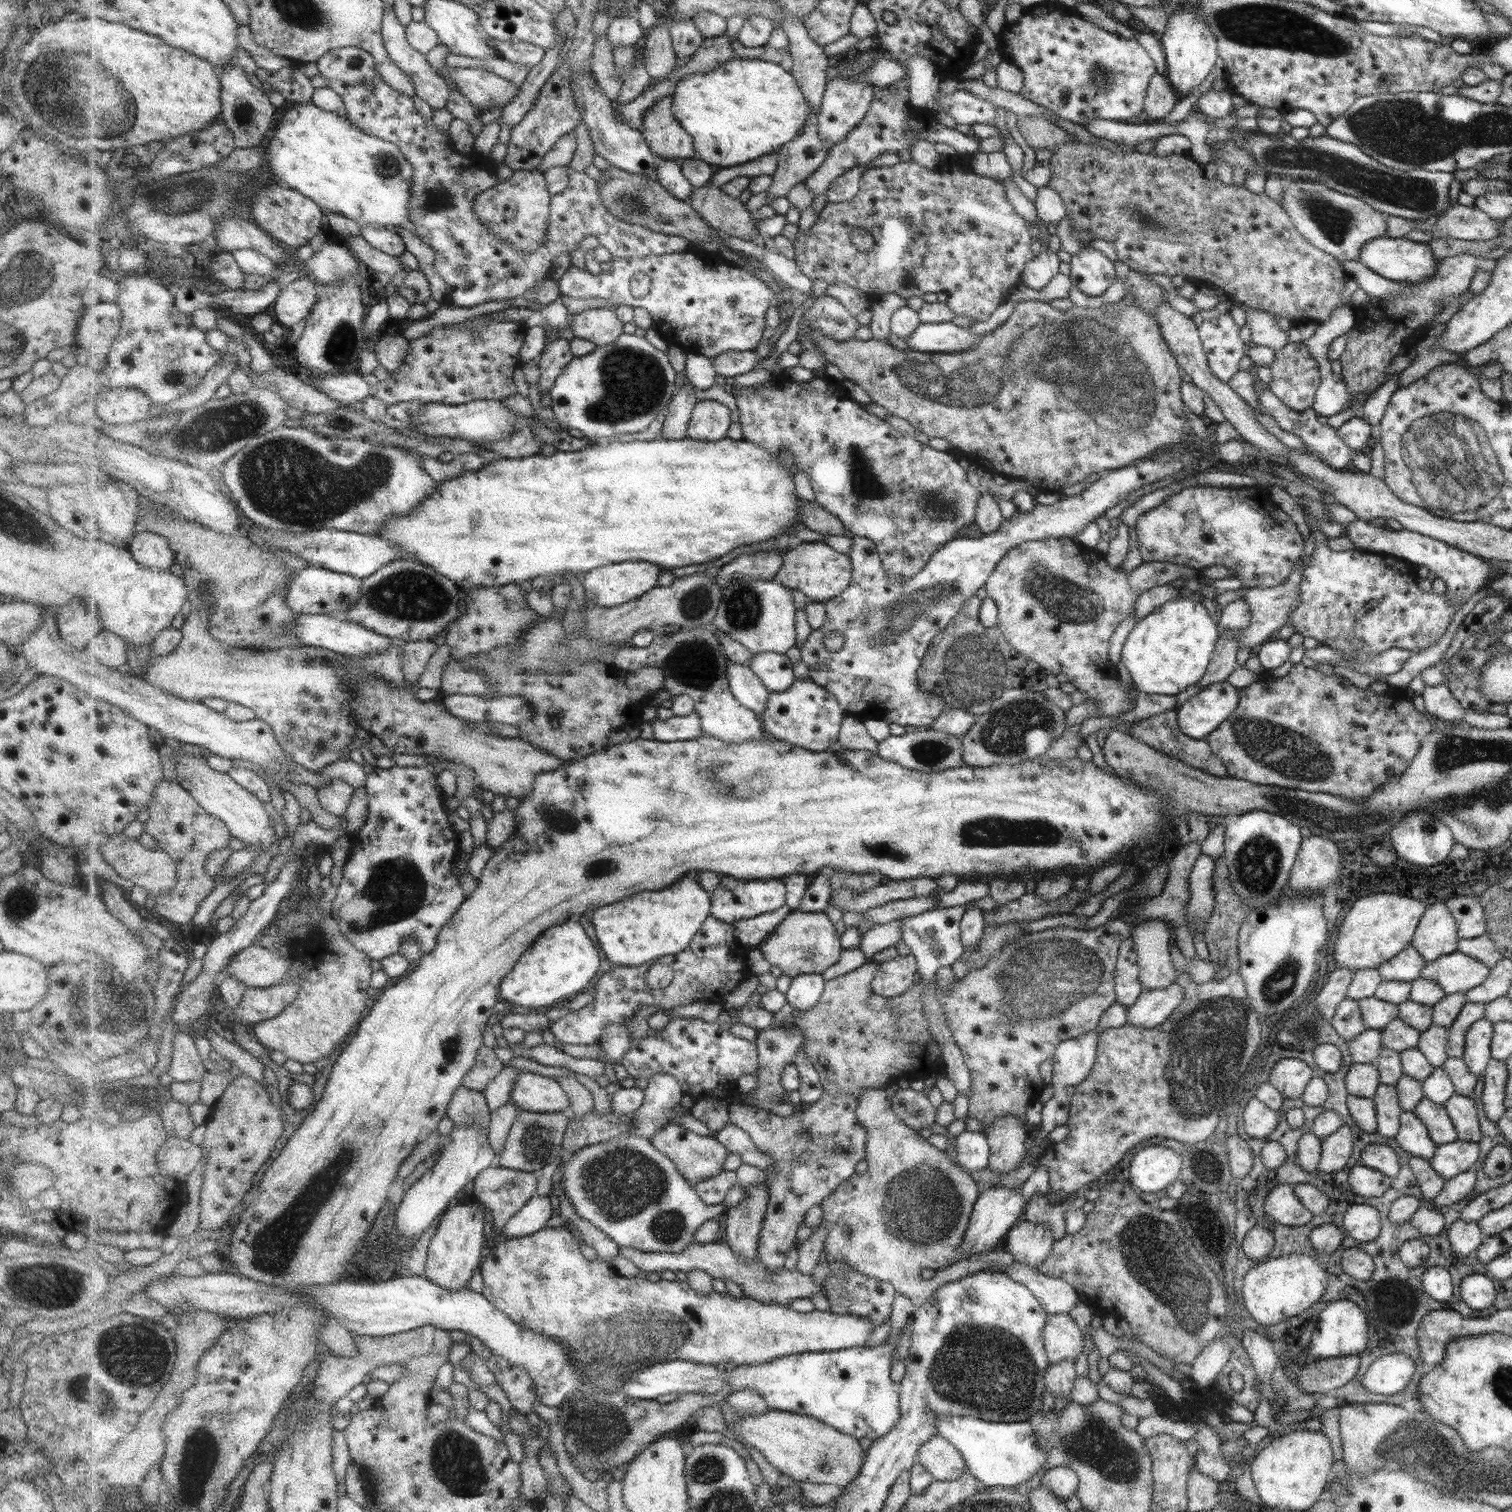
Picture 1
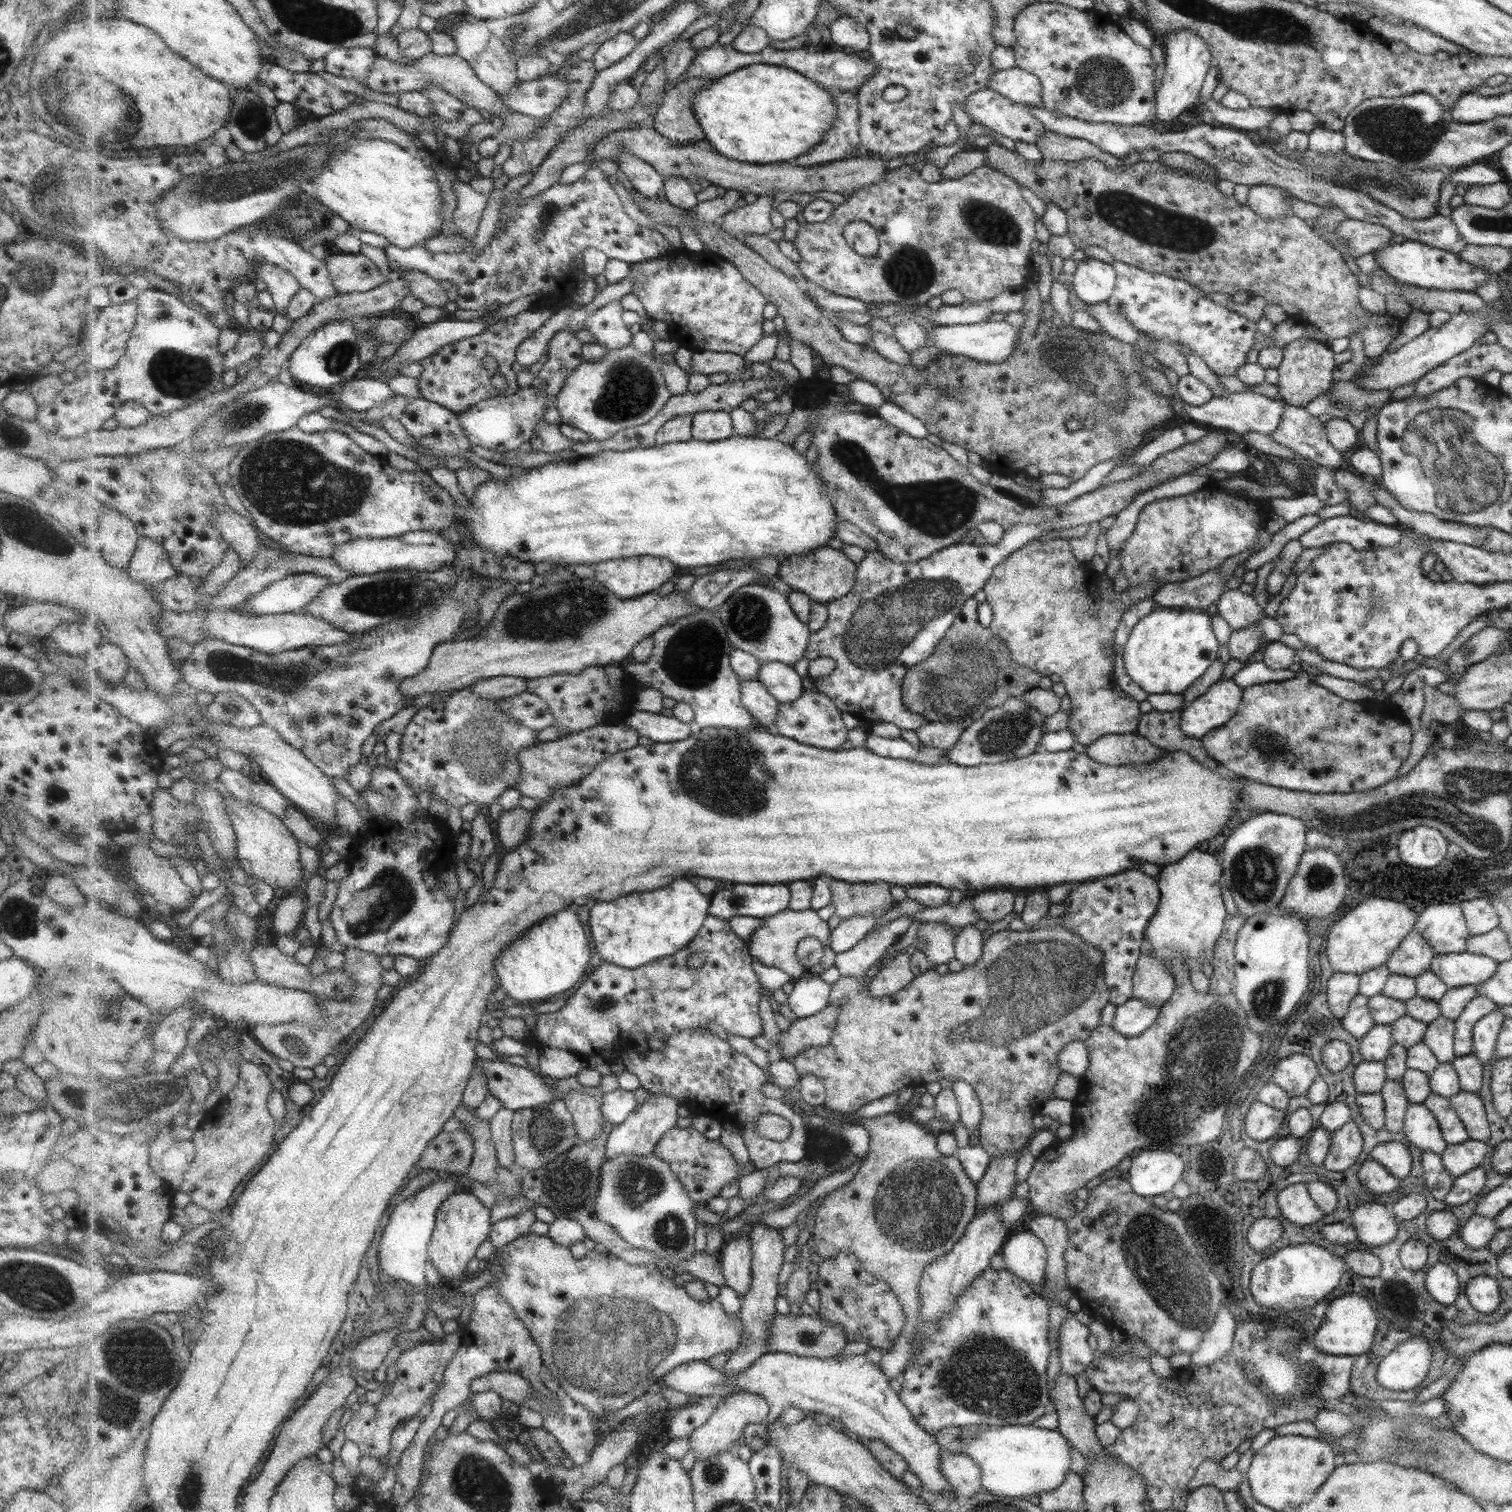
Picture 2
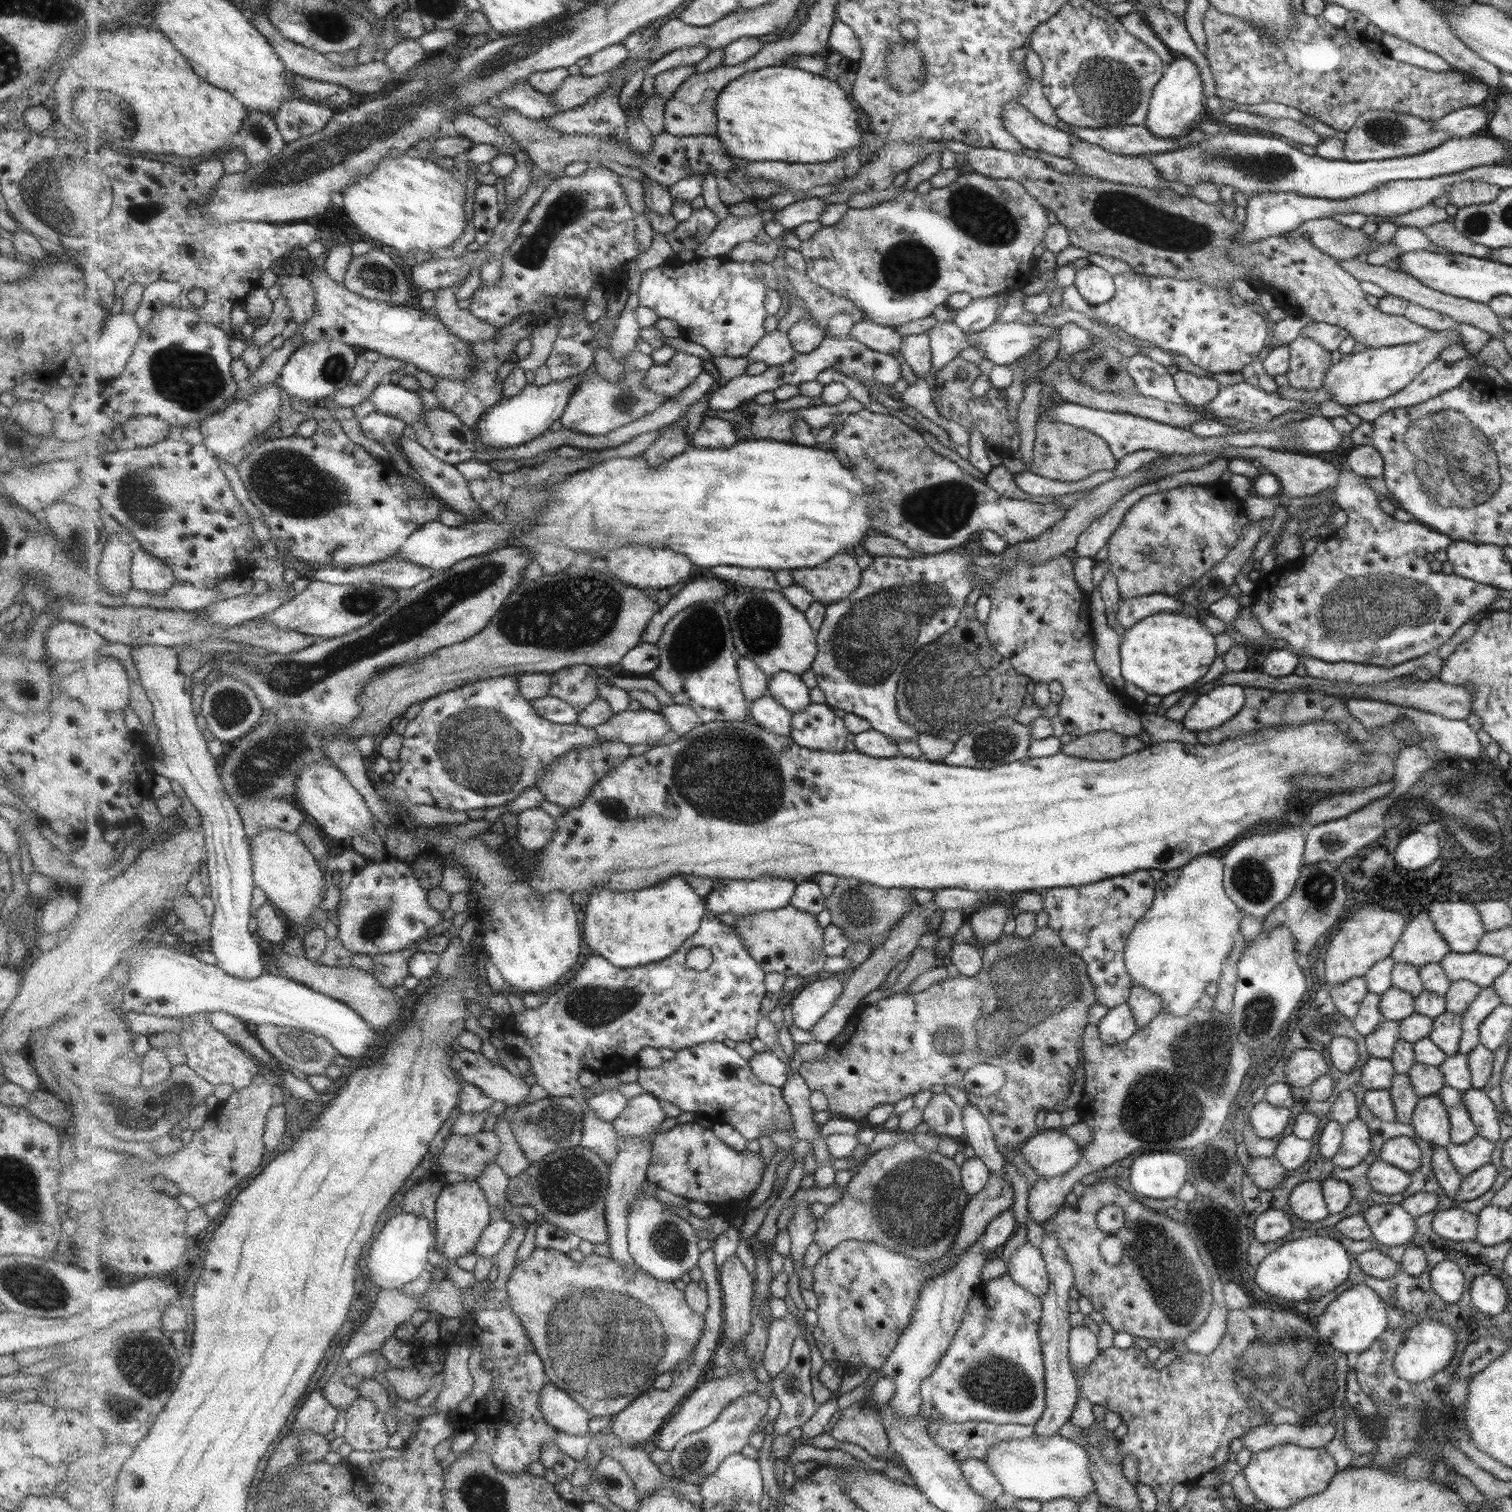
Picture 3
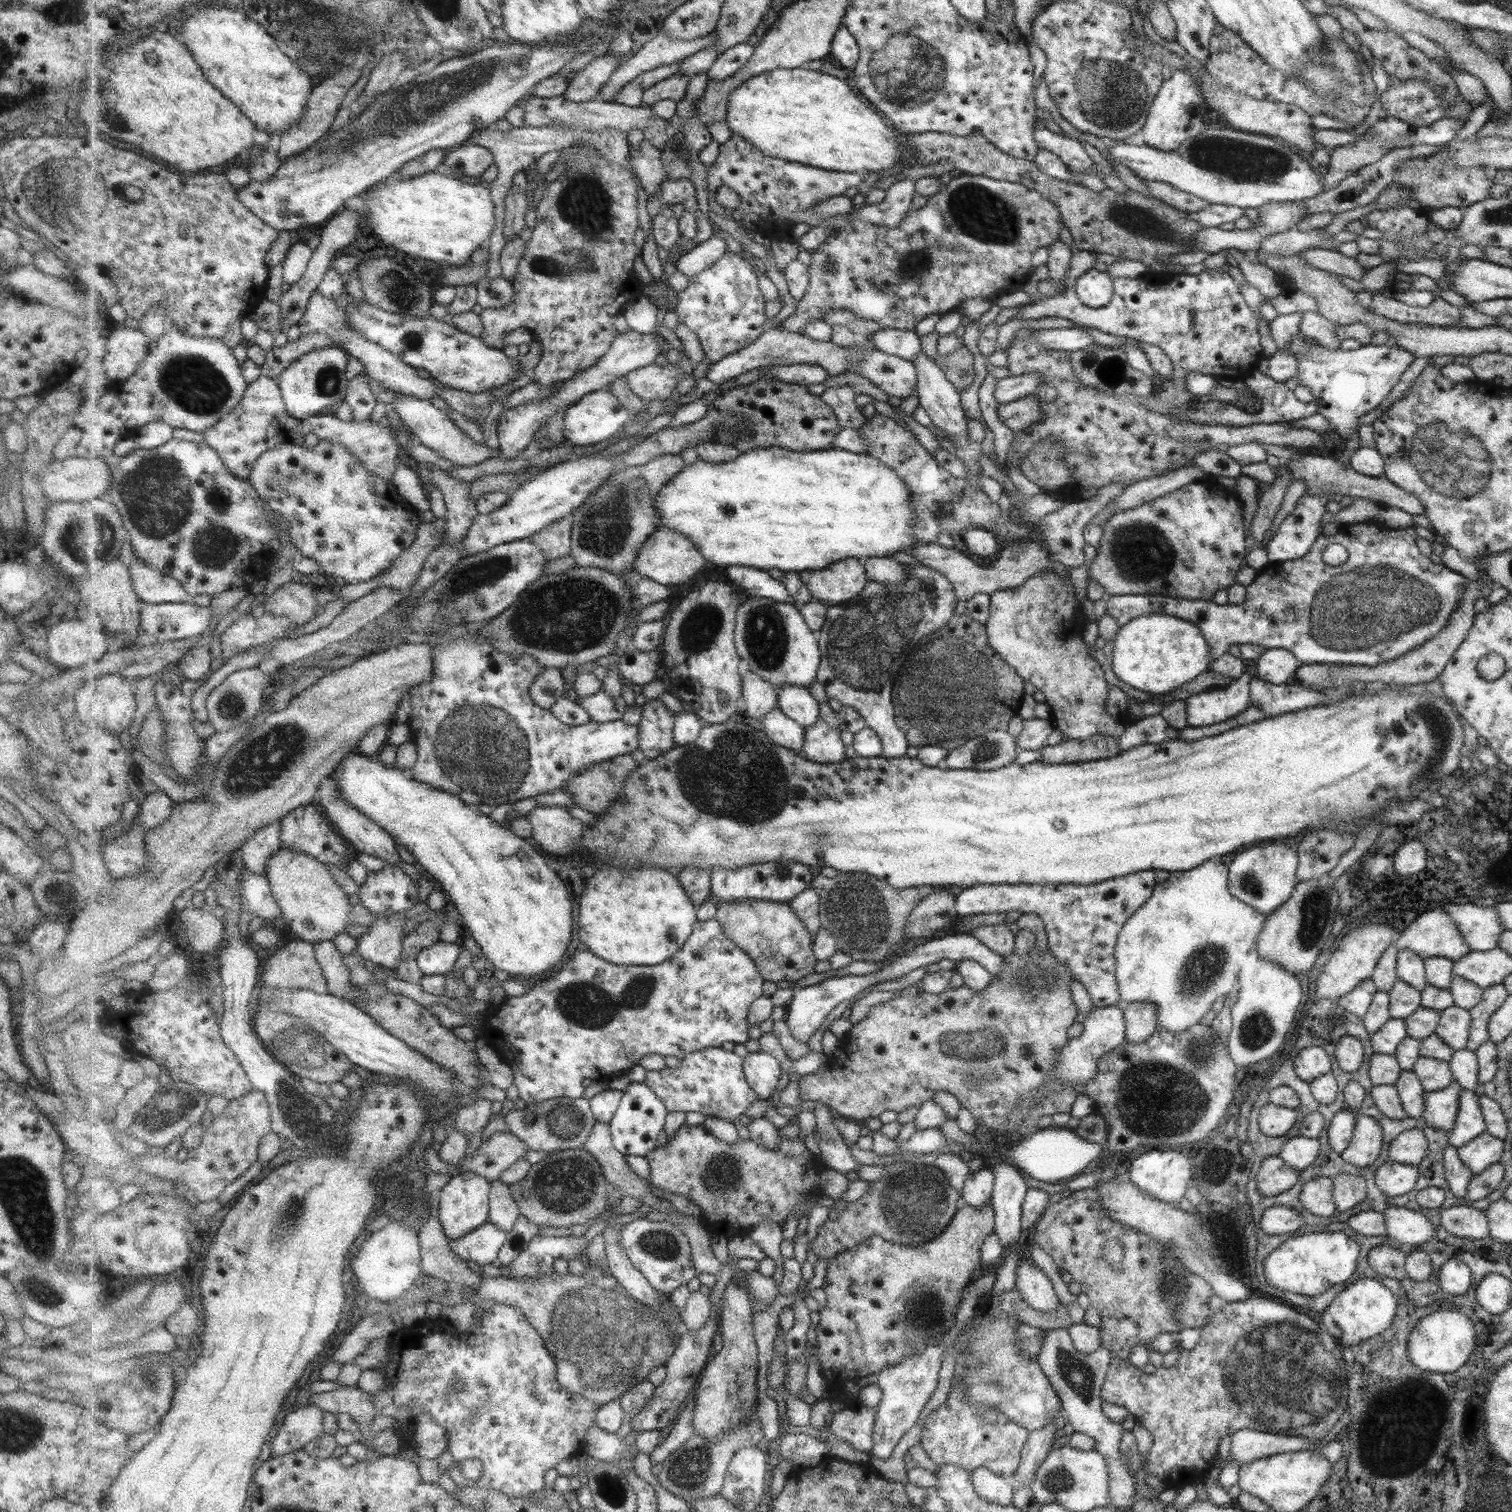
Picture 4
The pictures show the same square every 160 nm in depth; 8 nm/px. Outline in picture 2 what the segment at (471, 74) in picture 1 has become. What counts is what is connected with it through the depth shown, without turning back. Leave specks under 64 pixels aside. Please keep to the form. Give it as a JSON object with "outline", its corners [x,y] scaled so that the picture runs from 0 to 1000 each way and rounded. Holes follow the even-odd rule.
{"outline":[[[366,48],[355,53],[343,54],[335,62],[331,63],[334,71],[345,76],[361,80],[376,63],[376,53]]]}

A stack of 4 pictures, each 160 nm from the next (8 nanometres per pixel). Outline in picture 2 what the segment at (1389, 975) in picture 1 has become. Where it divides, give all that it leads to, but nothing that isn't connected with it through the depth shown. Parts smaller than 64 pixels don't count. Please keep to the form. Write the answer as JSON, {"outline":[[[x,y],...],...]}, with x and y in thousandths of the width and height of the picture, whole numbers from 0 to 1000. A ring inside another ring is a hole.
{"outline":[[[935,616],[931,618],[930,620],[927,623],[924,628],[919,631],[917,634],[917,640],[919,644],[925,644],[925,646],[933,646],[937,646],[941,644],[946,640],[946,634],[949,632],[948,629],[946,628],[945,624],[942,620],[938,619]]]}

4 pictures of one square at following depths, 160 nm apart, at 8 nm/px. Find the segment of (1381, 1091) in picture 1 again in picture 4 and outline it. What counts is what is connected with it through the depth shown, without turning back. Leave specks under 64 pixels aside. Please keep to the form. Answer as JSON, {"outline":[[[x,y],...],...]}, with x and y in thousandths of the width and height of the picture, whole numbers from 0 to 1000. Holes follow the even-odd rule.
{"outline":[[[927,708],[922,720],[927,729],[930,739],[938,740],[941,735],[941,719],[933,708]]]}

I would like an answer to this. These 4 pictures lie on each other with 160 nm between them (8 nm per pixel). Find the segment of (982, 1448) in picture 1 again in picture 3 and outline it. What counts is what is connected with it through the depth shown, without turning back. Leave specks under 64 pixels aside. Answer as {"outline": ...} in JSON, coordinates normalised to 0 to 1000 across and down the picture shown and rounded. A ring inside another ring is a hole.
{"outline":[[[700,948],[687,951],[682,949],[677,952],[667,952],[655,958],[651,968],[663,983],[664,989],[668,992],[694,992],[708,990],[712,995],[718,989],[724,986],[724,979],[721,977],[721,966],[718,960],[708,952]]]}

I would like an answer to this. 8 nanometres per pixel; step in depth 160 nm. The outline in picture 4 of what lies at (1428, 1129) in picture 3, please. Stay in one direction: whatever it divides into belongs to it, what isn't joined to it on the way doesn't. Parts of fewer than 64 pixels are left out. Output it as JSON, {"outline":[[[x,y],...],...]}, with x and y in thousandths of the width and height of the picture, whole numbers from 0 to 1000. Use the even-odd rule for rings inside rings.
{"outline":[[[960,715],[956,720],[941,724],[941,735],[939,739],[944,745],[958,750],[964,735],[965,722],[966,719]]]}

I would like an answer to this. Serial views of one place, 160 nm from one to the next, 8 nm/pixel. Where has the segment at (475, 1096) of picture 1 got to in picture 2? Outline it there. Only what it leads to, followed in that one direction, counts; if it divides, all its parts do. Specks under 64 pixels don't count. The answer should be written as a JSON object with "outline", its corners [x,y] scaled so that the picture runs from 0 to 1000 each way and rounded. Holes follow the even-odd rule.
{"outline":[[[304,731],[300,738],[308,744],[308,749],[313,752],[314,762],[312,769],[308,775],[312,780],[321,784],[329,779],[329,762],[326,755],[325,743],[322,741],[315,739],[315,733]]]}

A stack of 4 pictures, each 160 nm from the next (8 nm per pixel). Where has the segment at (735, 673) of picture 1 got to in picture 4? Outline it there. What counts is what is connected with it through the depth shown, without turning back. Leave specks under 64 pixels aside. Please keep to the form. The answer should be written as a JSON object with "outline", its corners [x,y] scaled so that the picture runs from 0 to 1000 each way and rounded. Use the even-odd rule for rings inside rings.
{"outline":[[[513,468],[504,476],[507,487],[514,493],[531,499],[533,481]]]}

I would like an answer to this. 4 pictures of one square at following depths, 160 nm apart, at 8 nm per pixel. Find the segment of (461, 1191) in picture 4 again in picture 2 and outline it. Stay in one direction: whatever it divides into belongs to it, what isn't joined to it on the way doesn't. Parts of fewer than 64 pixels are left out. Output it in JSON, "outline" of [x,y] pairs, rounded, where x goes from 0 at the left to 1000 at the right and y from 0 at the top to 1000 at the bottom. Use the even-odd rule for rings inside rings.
{"outline":[[[304,788],[293,796],[289,804],[290,808],[283,827],[284,835],[294,849],[298,847],[304,848],[311,844],[309,837],[315,831],[315,825],[324,817],[327,811],[325,808],[325,802],[312,789]]]}

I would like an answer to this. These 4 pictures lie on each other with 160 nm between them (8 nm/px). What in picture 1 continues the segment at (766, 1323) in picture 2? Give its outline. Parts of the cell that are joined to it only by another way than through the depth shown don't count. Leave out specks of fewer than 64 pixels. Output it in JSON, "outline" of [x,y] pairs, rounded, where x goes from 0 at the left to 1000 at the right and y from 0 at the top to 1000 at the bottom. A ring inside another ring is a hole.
{"outline":[[[546,722],[543,728],[539,729],[530,735],[526,735],[519,739],[511,737],[509,735],[499,735],[498,733],[490,730],[487,727],[483,729],[483,742],[488,746],[493,747],[498,754],[501,759],[508,763],[512,767],[512,771],[507,774],[507,782],[509,784],[509,801],[507,801],[507,810],[503,819],[503,832],[507,838],[513,841],[520,837],[521,827],[527,824],[526,819],[528,813],[532,808],[532,804],[536,799],[544,798],[546,793],[549,792],[555,785],[565,777],[565,772],[569,767],[573,765],[573,747],[568,743],[567,733],[568,728],[564,725],[550,725]]]}

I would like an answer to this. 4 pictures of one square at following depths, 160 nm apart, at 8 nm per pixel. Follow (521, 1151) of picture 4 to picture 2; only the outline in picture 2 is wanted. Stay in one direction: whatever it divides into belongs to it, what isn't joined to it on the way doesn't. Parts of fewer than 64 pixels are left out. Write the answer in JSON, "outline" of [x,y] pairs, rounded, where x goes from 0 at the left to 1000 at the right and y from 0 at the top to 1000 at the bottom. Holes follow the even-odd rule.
{"outline":[[[308,747],[292,749],[282,757],[276,771],[280,774],[308,776],[312,769],[313,762],[313,752]]]}

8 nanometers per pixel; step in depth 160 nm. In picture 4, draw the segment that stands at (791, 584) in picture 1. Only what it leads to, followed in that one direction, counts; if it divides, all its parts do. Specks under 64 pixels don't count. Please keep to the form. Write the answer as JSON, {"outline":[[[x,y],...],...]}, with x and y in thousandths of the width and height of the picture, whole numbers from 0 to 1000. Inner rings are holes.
{"outline":[[[566,369],[556,370],[544,377],[531,378],[530,383],[539,397],[548,401],[563,397],[575,385],[572,371]]]}

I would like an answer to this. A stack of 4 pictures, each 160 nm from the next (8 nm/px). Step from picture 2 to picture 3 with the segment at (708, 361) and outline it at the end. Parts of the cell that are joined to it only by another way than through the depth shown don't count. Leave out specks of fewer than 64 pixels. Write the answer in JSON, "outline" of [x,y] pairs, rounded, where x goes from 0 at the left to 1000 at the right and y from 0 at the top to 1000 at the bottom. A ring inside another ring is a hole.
{"outline":[[[448,232],[448,235],[444,239],[433,240],[428,245],[429,248],[426,250],[427,257],[437,262],[441,262],[442,264],[450,261],[466,246],[465,239],[465,237]]]}

